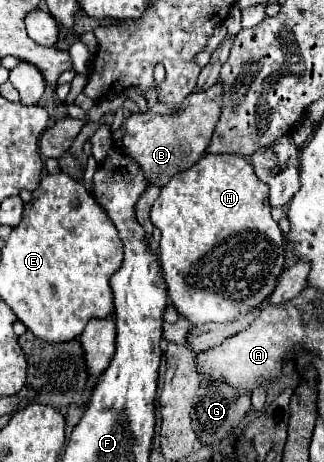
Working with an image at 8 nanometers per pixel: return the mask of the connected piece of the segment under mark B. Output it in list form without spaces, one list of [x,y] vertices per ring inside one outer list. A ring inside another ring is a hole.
[[[217,83],[203,93],[191,93],[187,97],[187,109],[183,111],[149,115],[149,117],[145,117],[145,113],[131,113],[121,125],[125,133],[123,149],[127,151],[127,155],[133,155],[133,159],[139,163],[147,185],[161,187],[175,173],[187,171],[203,157],[209,145],[209,133],[213,133],[219,115],[221,115],[221,85]]]

